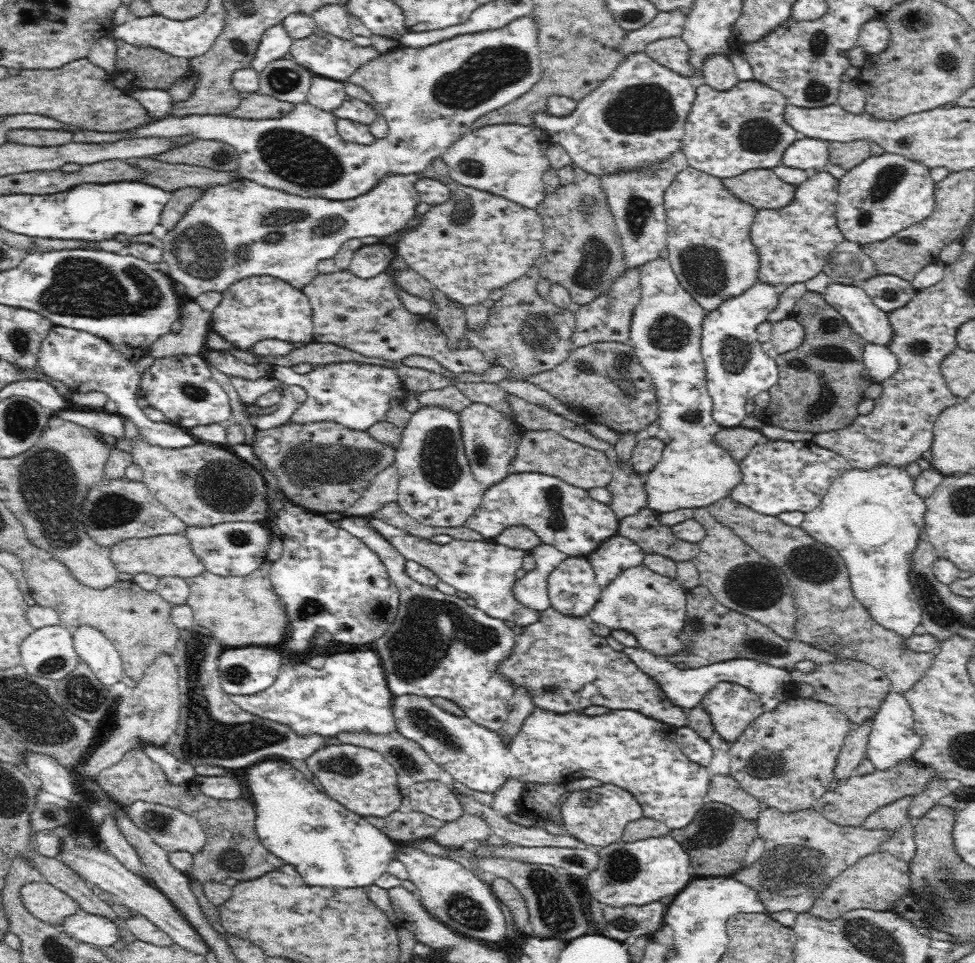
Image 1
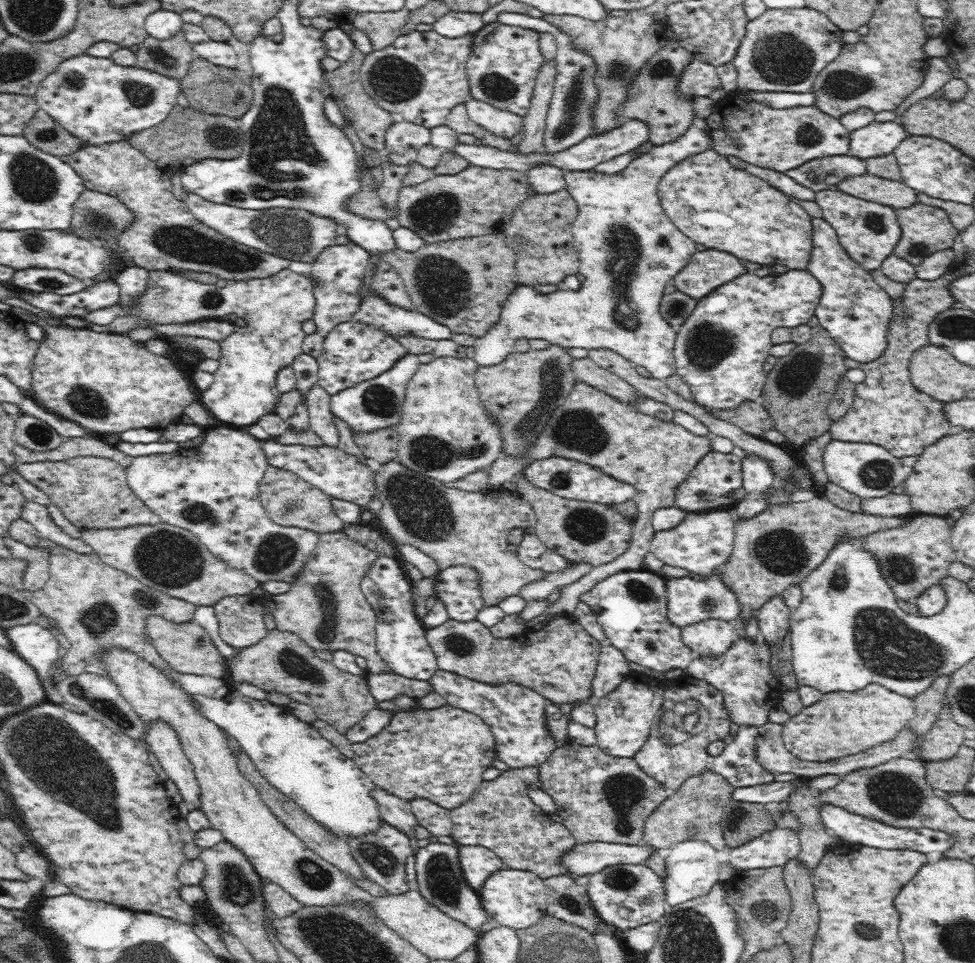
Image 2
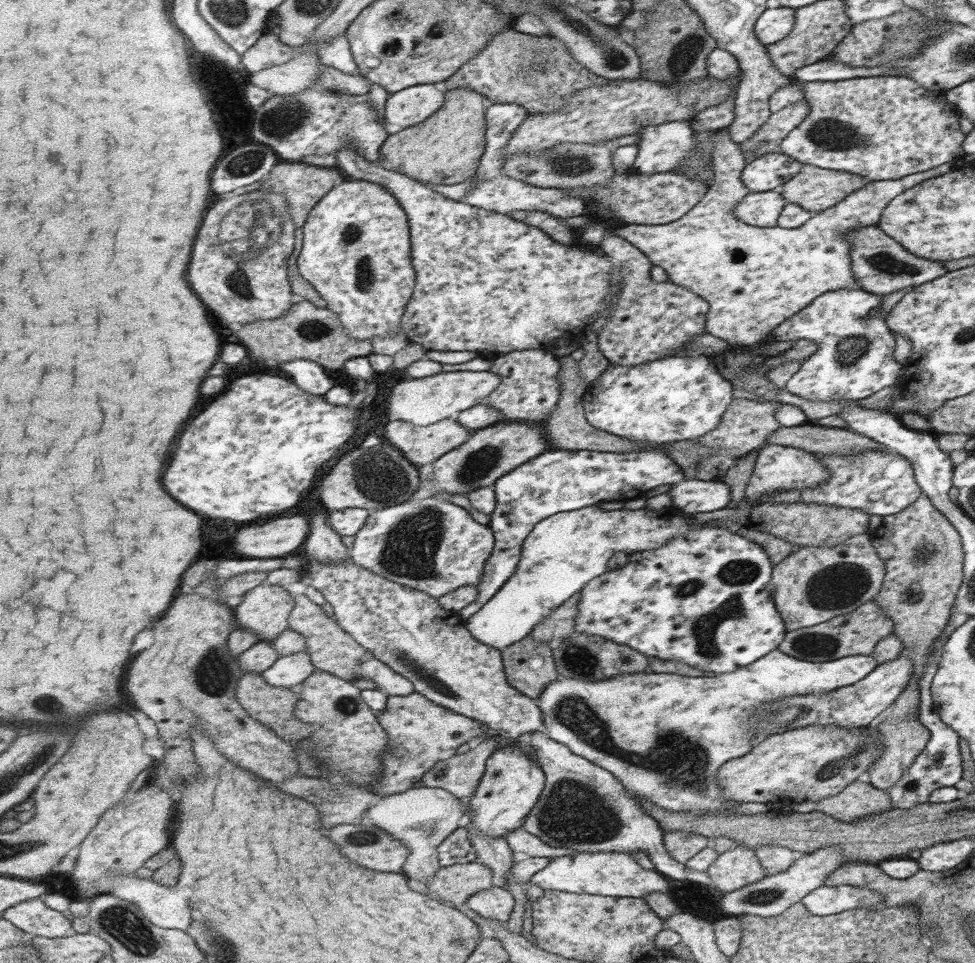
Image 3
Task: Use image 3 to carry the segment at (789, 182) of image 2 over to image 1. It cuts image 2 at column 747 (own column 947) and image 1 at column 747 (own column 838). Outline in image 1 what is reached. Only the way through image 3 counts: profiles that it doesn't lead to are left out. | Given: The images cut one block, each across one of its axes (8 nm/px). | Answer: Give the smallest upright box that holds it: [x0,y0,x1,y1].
[665,167,760,312]

